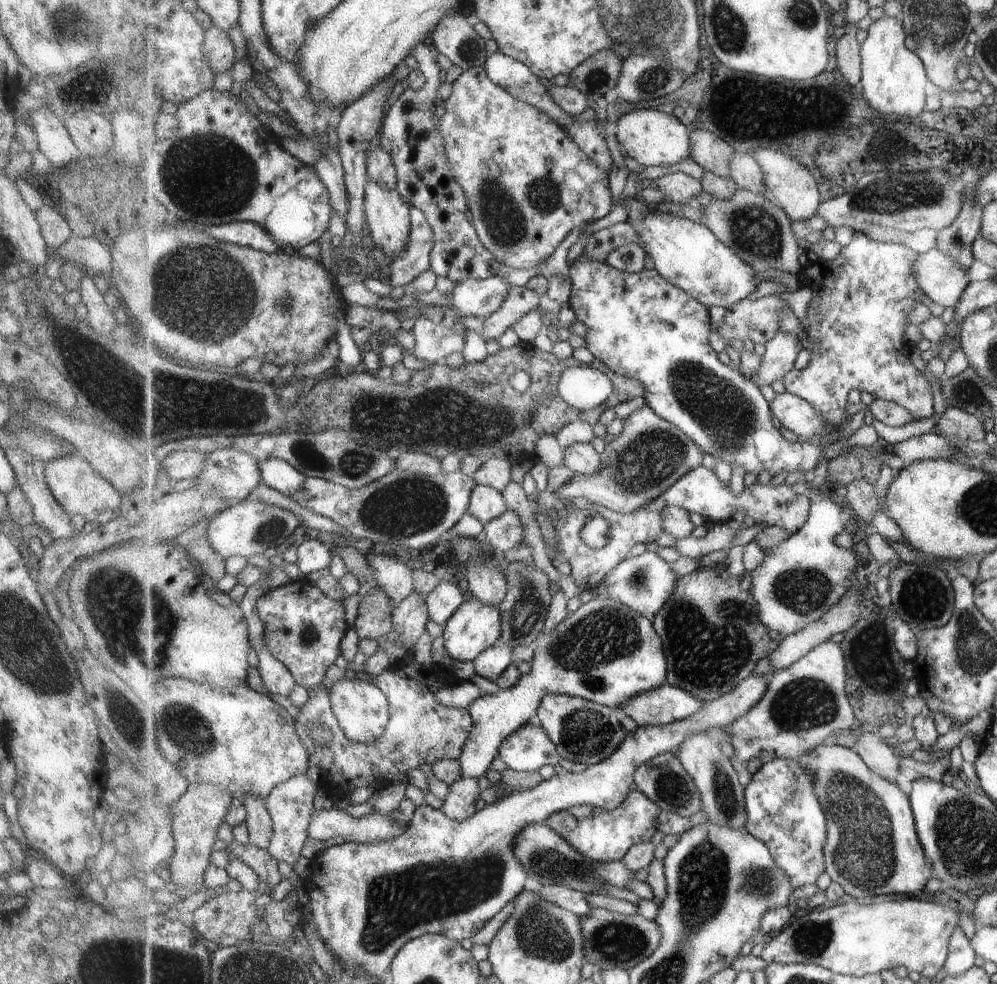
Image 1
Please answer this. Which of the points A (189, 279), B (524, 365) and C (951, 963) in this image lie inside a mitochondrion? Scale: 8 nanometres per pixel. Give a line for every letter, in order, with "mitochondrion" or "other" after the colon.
A: mitochondrion
B: other
C: other

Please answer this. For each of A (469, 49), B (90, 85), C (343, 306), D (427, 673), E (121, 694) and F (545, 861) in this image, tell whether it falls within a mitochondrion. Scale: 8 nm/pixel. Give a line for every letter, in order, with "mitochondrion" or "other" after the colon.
A: mitochondrion
B: mitochondrion
C: other
D: other
E: mitochondrion
F: mitochondrion

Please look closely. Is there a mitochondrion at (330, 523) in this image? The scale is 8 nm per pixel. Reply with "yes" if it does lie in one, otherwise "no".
no

